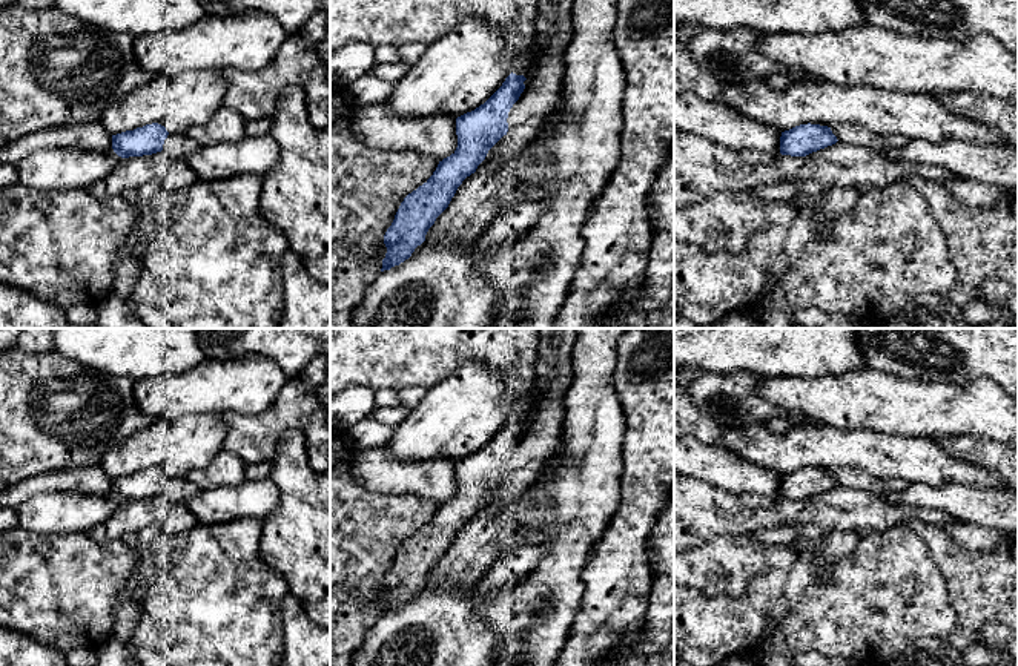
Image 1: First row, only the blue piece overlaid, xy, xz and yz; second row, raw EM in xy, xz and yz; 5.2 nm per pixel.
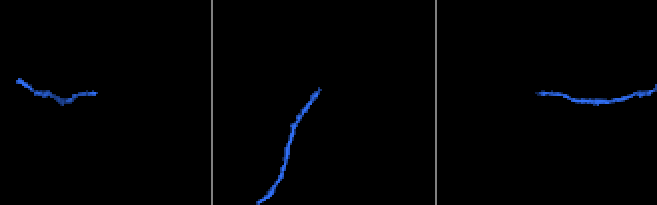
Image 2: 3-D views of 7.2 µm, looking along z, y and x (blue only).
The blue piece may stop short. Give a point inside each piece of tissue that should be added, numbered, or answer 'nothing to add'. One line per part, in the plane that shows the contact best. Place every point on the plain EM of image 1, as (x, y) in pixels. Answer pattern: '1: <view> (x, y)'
1: xz (553, 367)

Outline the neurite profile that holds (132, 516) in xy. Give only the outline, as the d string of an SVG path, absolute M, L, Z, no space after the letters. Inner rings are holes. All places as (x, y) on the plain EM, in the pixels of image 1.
M163 494L152 499L129 500L118 506L107 520L84 534L98 543L121 539L144 526L160 525L166 519L169 506L170 502Z

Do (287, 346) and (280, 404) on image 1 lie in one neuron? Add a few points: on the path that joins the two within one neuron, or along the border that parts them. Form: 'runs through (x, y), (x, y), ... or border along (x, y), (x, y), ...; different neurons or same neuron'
border along (309, 362), (287, 378); different neurons

